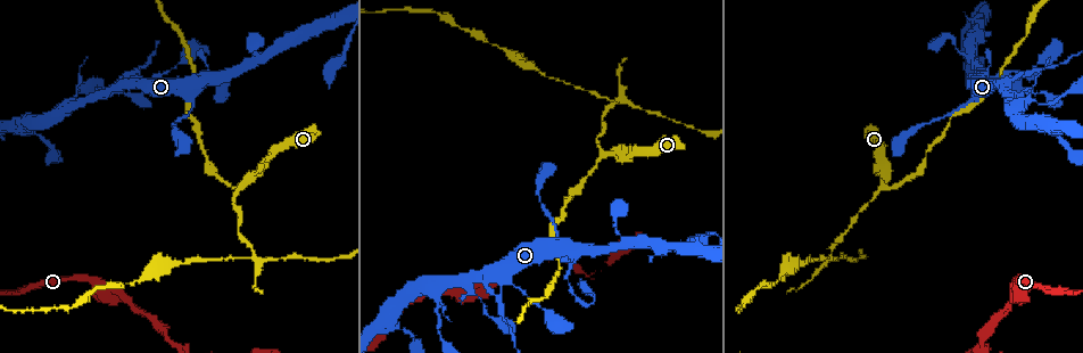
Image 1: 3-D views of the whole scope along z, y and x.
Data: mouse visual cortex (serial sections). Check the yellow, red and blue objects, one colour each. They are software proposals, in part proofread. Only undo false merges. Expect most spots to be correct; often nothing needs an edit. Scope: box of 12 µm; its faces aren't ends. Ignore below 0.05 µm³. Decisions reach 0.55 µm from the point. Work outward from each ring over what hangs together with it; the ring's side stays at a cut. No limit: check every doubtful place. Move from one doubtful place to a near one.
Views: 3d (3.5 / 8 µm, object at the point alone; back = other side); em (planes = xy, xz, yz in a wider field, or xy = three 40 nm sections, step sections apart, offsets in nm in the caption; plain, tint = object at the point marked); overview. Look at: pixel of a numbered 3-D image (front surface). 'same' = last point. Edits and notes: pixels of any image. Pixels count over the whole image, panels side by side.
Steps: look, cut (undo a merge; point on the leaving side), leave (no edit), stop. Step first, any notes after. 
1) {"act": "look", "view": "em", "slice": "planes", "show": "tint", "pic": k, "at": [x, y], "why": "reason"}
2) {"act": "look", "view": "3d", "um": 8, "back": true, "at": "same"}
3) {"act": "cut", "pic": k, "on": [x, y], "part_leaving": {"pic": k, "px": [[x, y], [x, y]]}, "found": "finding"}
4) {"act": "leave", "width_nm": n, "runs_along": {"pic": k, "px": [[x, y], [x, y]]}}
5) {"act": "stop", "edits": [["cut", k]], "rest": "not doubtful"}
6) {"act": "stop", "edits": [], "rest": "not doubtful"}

{"act": "look", "view": "3d", "um": 3.5, "back": true, "pic": 1, "at": [883, 186], "why": "three arms meet"}

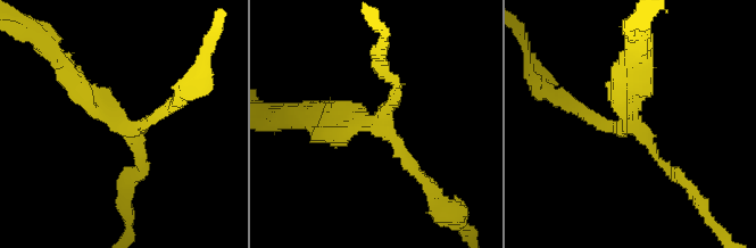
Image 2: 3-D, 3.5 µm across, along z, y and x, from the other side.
{"act": "look", "view": "em", "slice": "xy", "step": 1, "show": "tint", "pic": 2, "at": [380, 121], "why": "need the tissue"}

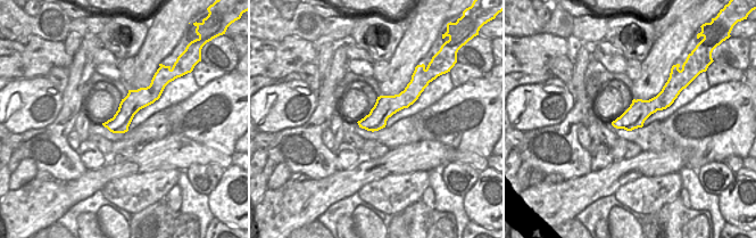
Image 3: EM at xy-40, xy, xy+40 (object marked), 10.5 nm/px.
{"act": "leave", "arms": 3, "runs_along": {"pic": 2, "px": [[71, 76], [140, 147], [133, 178]]}, "found": "one cell here"}

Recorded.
{"act": "look", "view": "3d", "um": 3.5, "pic": 1, "at": [1015, 285], "why": "branch point"}

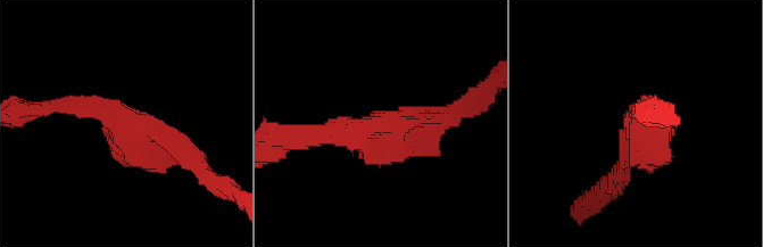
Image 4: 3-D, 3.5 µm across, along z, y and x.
{"act": "look", "view": "em", "slice": "xy", "step": 1, "show": "tint", "pic": 4, "at": [639, 127]}

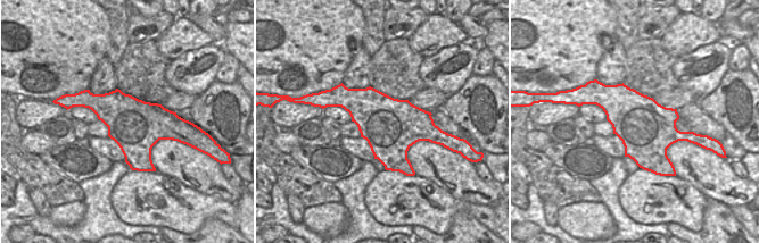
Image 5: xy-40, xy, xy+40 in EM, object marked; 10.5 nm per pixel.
{"act": "leave", "width_nm": 600, "runs_along": {"pic": 4, "px": [[61, 105], [99, 105], [193, 161]]}, "found": "continuous, no second cell"}

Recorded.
{"act": "look", "view": "3d", "um": 3.5, "pic": 1, "at": [500, 292], "why": "sharp bend"}

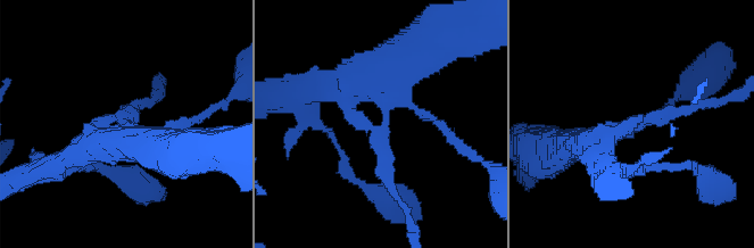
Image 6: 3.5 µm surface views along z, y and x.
{"act": "look", "view": "em", "slice": "planes", "show": "plain", "pic": 6, "at": [382, 124], "why": "now the EM"}

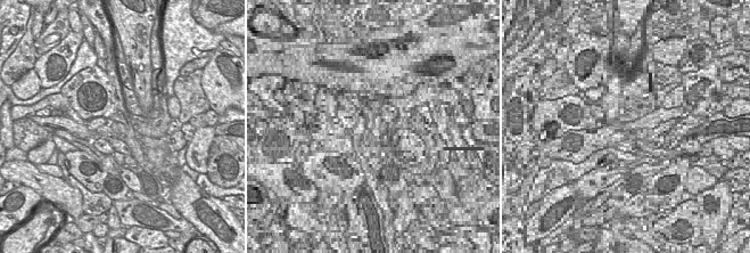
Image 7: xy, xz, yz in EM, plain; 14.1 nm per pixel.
{"act": "look", "view": "em", "slice": "planes", "show": "tint", "at": "same", "why": "with the object marked"}

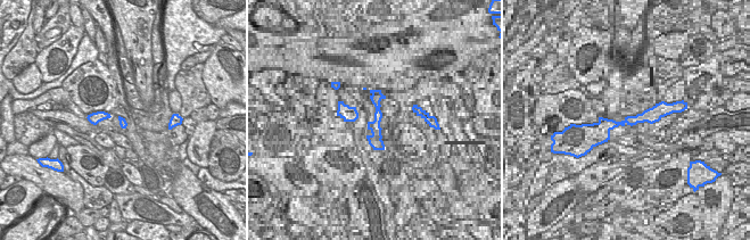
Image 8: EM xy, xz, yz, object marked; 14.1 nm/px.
{"act": "leave", "arm_widths_nm": [200, 500], "runs_along": {"pic": 6, "px": [[578, 145], [701, 106]]}, "found": "all the same cell"}

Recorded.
{"act": "look", "view": "em", "slice": "planes", "show": "tint", "pic": 1, "at": [833, 256], "why": "three arms meet"}

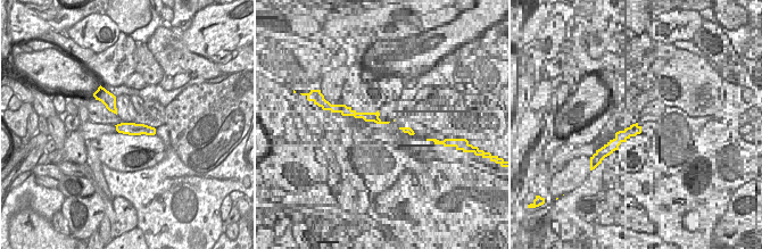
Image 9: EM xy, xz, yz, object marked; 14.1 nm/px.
{"act": "look", "view": "3d", "um": 3.5, "at": "same", "why": "see where the arms go"}

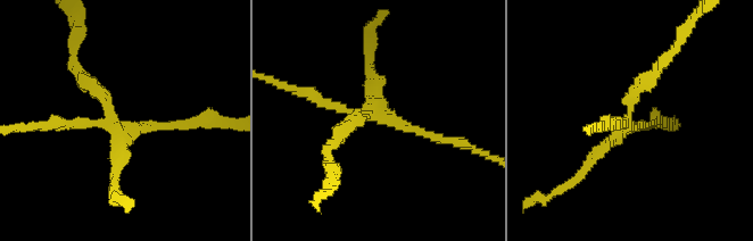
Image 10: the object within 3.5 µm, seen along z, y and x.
{"act": "cut", "pic": 10, "on": [320, 101], "part_leaving": {"pic": 10, "px": [[352, 111], [281, 85]]}, "found": "a second cell is stuck on"}

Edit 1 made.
{"act": "stop", "edits": [["cut", 10]], "rest": "not doubtful"}

